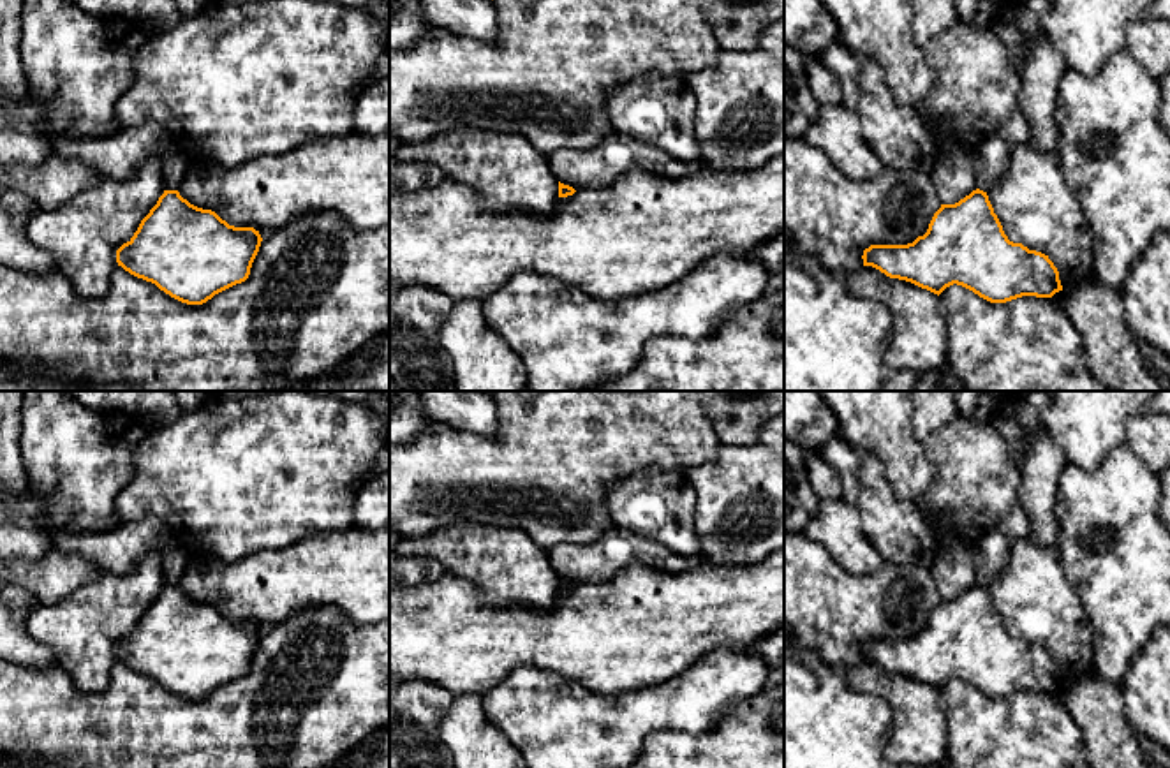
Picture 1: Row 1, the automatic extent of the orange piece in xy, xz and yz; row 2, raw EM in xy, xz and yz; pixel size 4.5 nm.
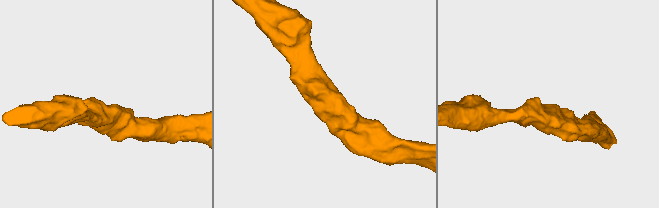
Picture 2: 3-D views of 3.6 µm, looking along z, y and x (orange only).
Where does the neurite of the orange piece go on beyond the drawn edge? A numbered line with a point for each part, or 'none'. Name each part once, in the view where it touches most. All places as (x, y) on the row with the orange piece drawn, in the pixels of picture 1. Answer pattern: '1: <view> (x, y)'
none

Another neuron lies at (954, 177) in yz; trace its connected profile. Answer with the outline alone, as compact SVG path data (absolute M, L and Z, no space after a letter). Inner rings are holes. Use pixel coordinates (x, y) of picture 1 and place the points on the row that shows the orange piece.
M955 153L939 157L930 178L943 204L959 203L976 190L973 155Z

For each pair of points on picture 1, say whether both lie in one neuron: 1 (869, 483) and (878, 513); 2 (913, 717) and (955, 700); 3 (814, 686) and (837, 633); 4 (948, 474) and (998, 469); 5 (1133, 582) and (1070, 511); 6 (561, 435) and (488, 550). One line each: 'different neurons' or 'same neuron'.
1: same neuron
2: different neurons
3: different neurons
4: same neuron
5: same neuron
6: different neurons

